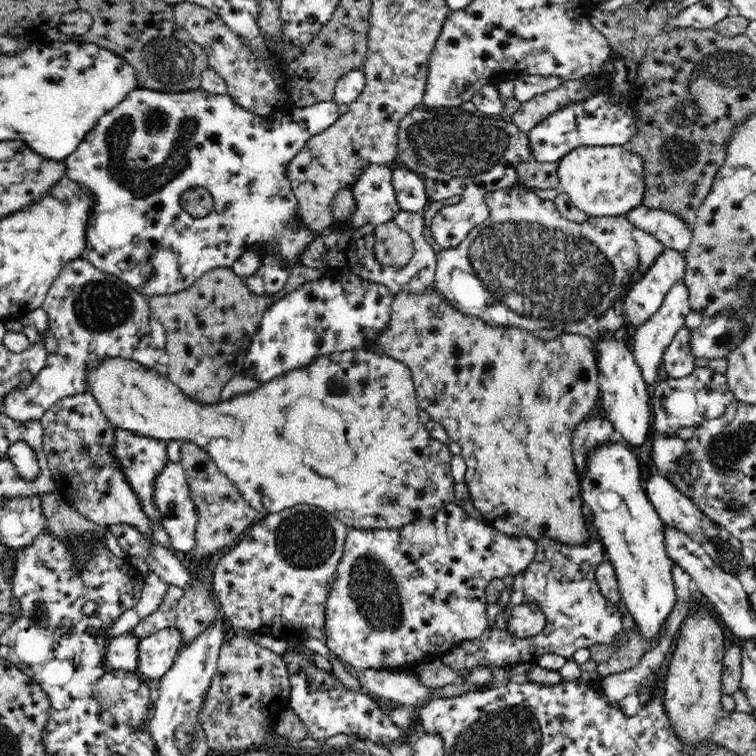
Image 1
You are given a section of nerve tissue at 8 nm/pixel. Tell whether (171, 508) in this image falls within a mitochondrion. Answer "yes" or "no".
yes

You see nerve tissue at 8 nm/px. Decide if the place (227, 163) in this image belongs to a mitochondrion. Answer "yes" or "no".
no

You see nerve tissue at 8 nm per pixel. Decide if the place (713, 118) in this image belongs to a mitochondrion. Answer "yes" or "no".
no

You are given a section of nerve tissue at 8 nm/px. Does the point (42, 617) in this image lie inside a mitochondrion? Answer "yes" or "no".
yes

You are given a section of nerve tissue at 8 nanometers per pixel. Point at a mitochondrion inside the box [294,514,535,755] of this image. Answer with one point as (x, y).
(371, 586)

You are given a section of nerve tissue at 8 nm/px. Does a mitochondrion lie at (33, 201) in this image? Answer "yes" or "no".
no

